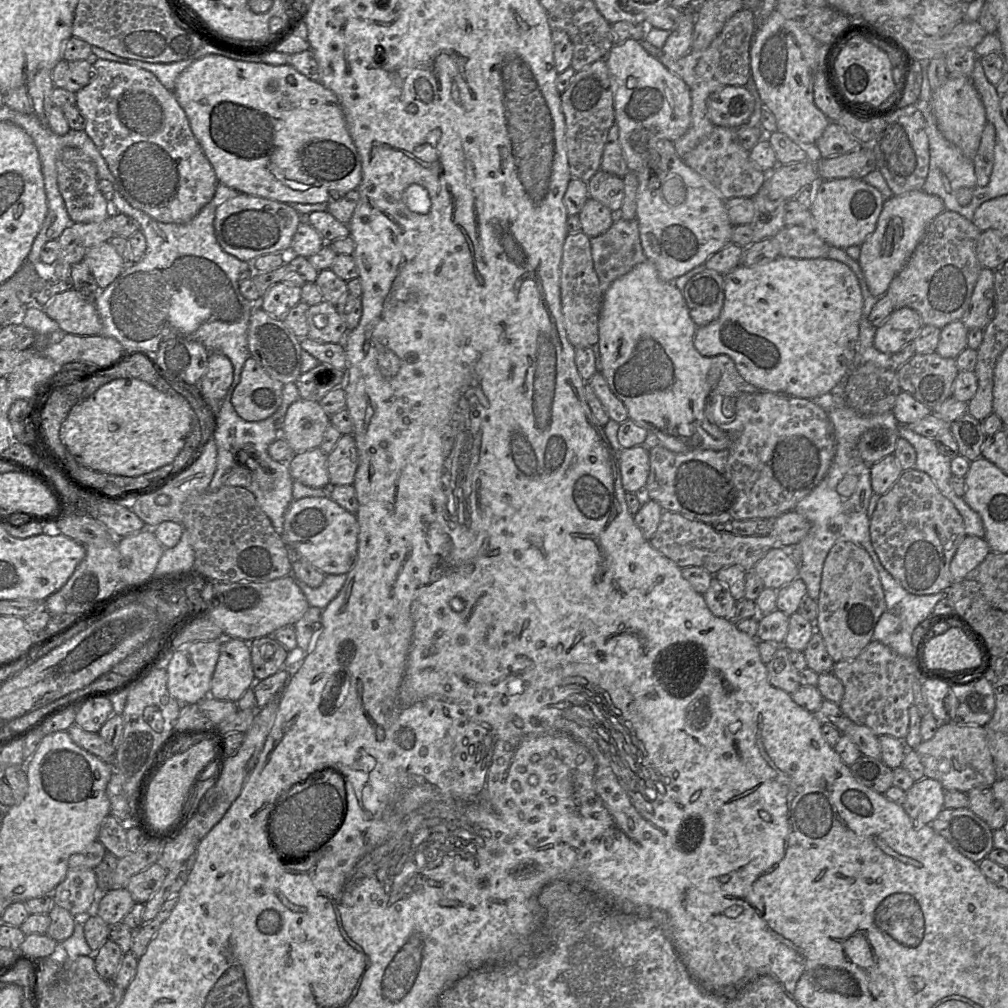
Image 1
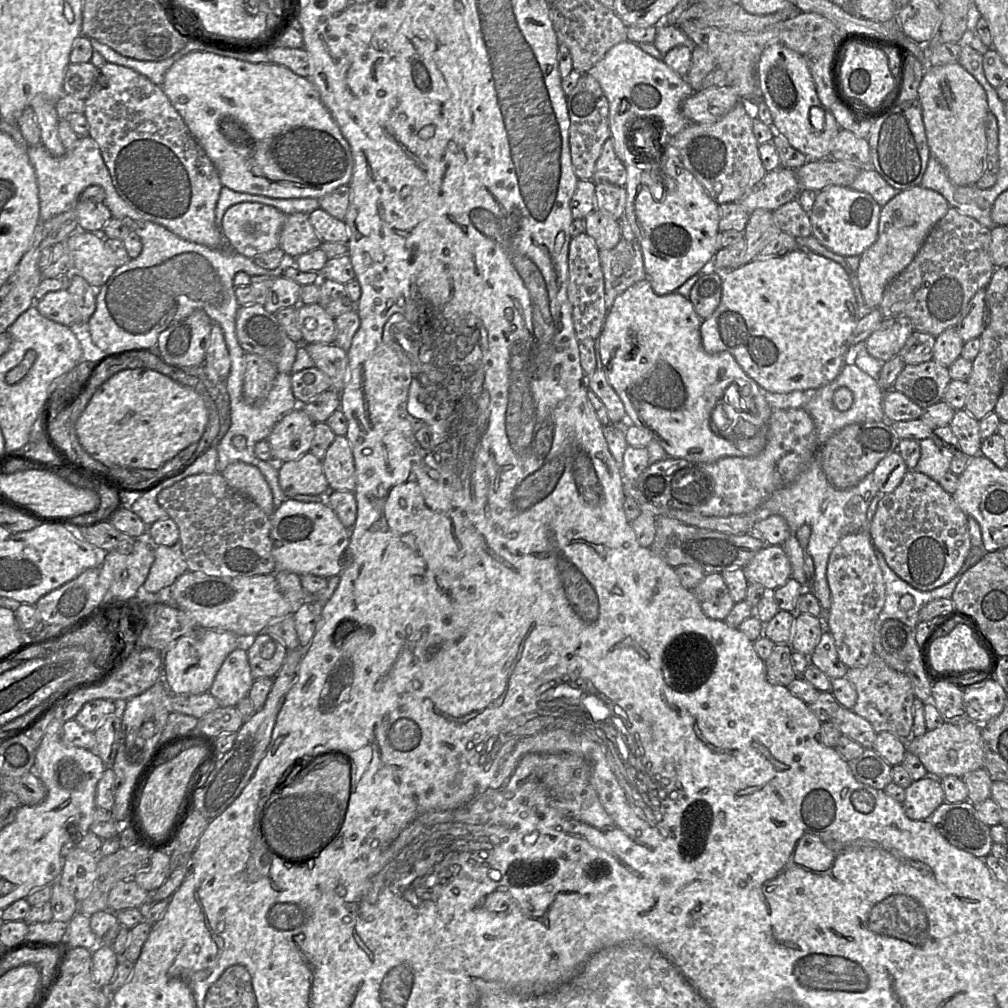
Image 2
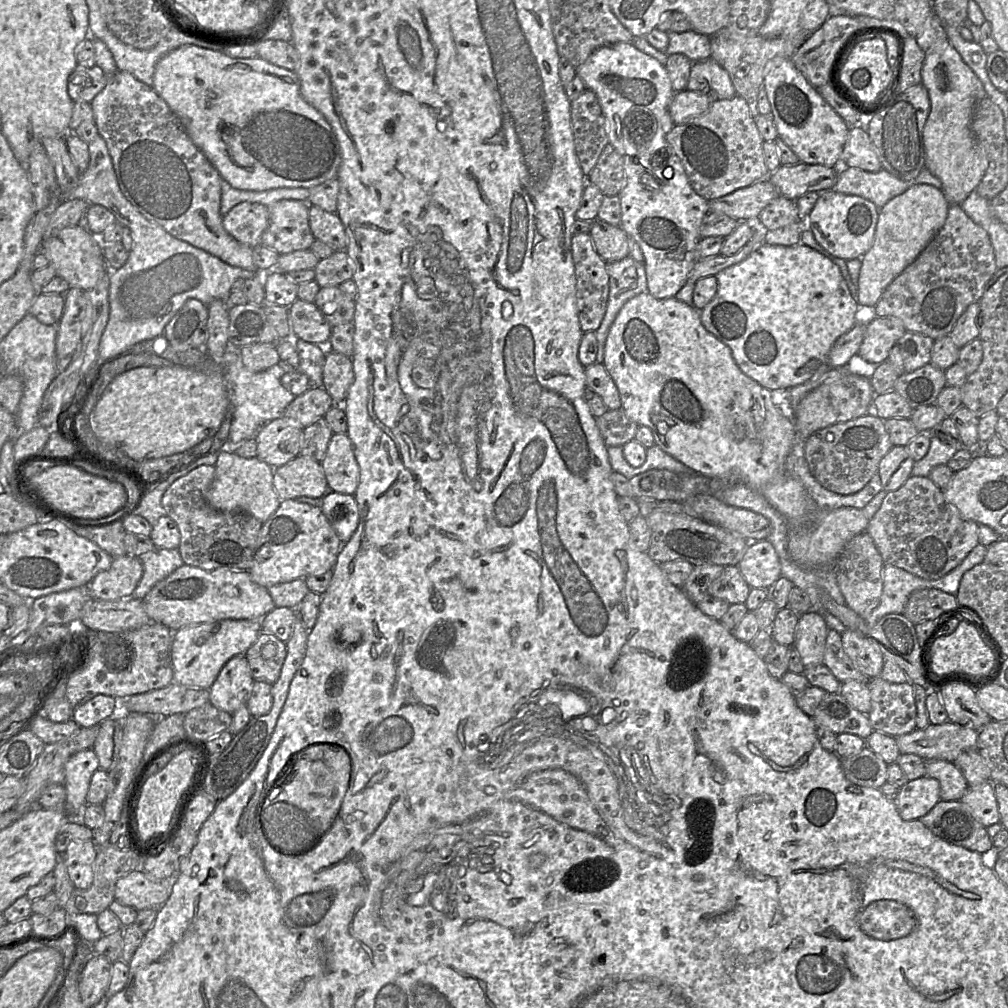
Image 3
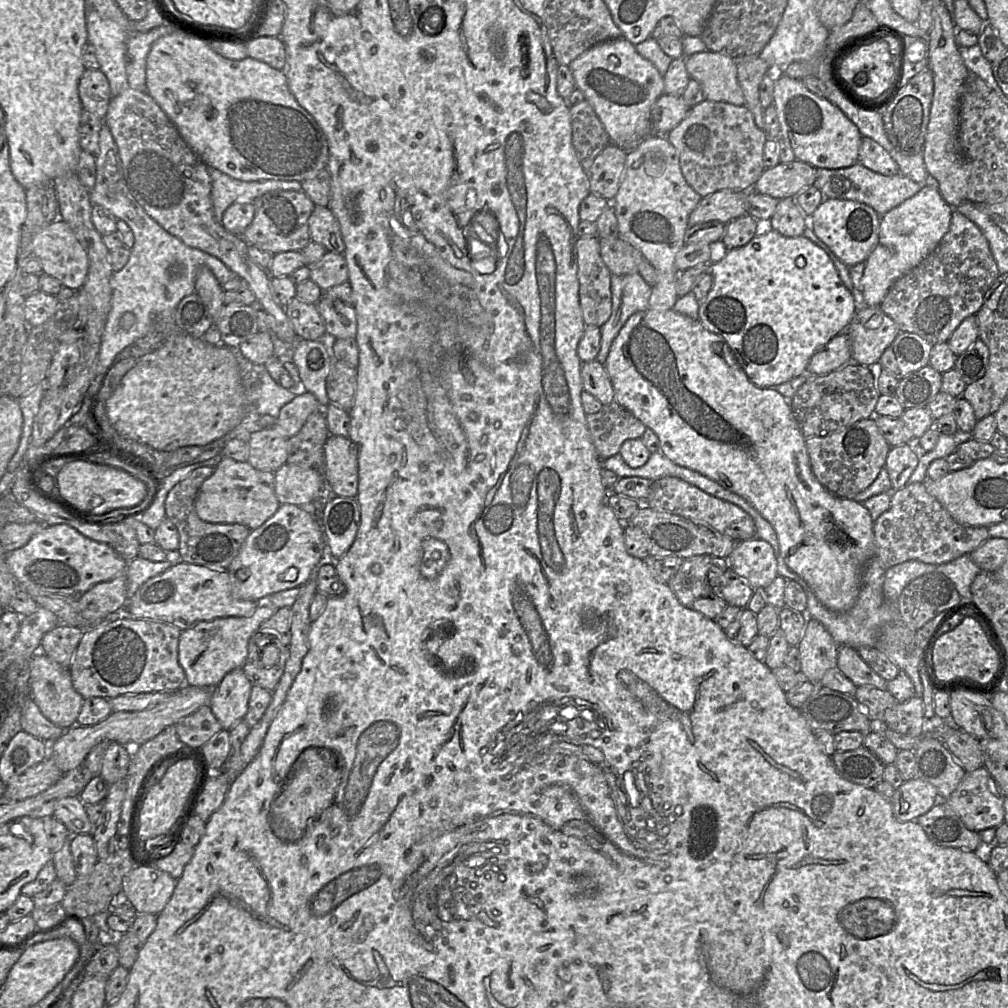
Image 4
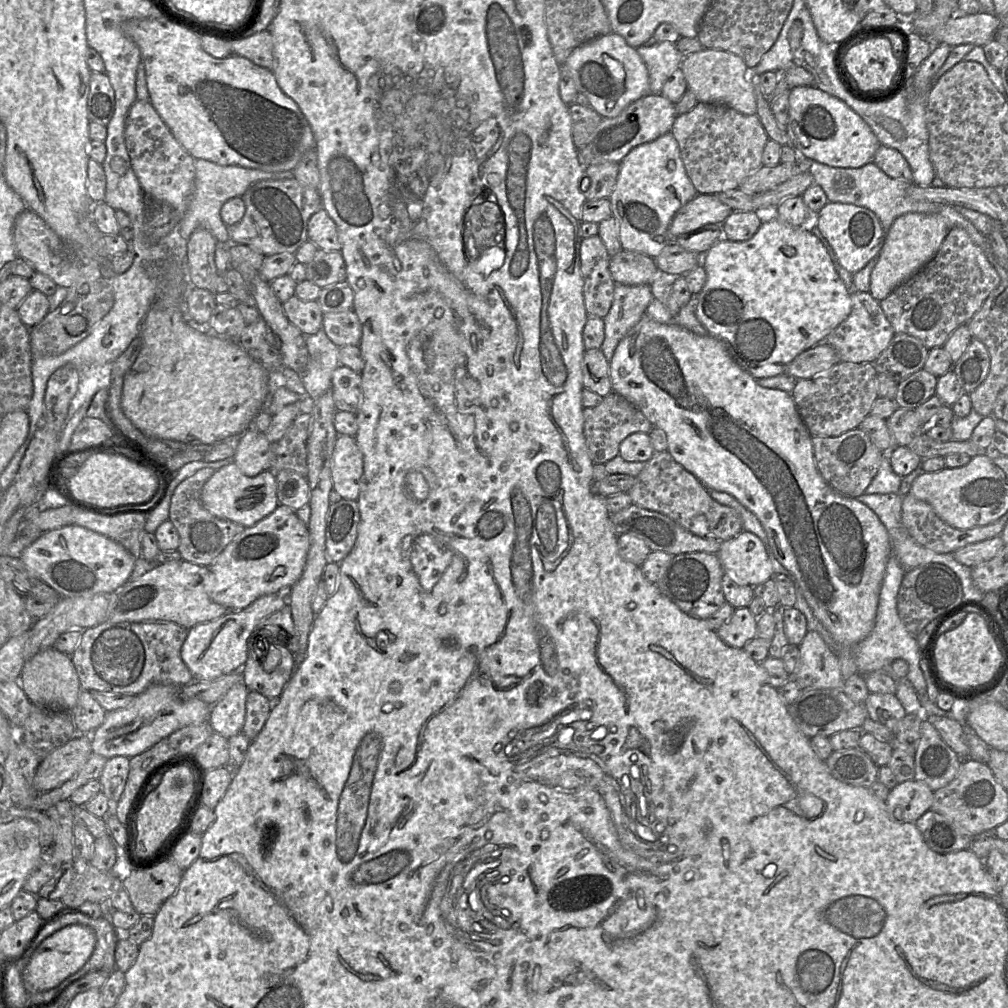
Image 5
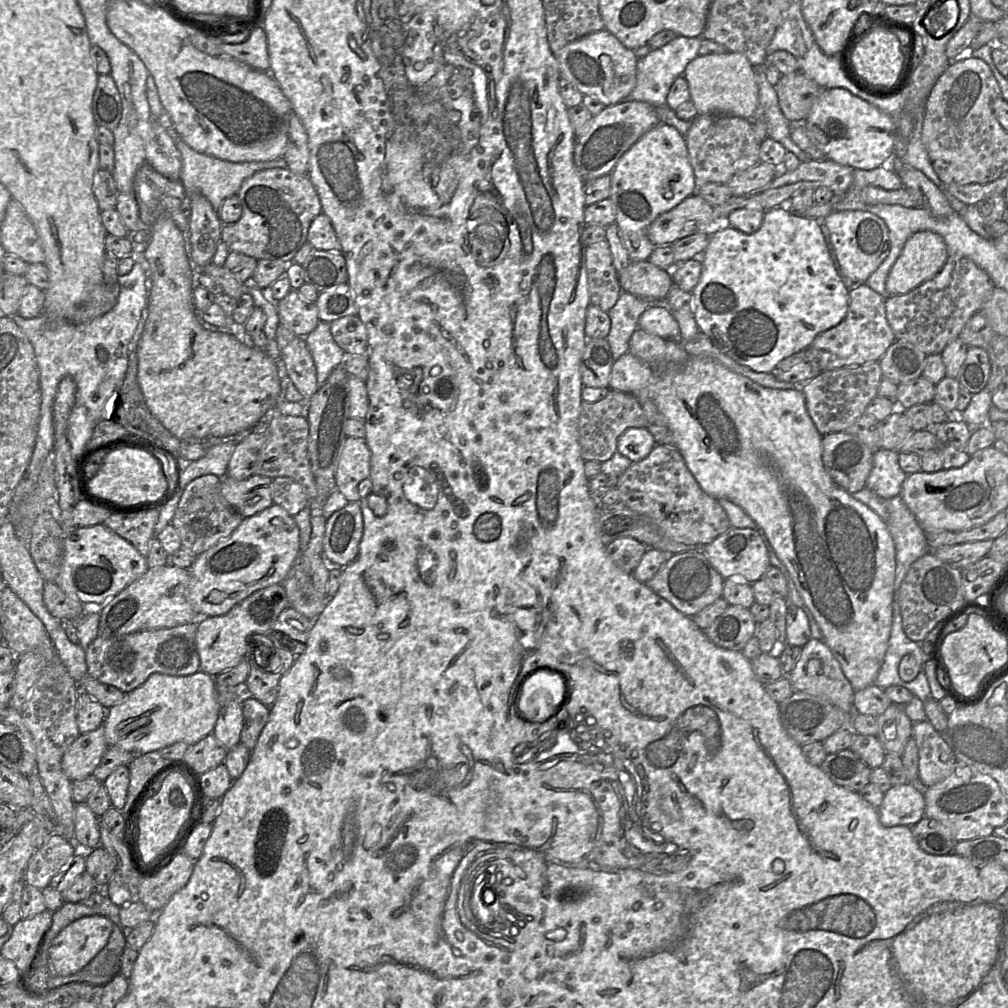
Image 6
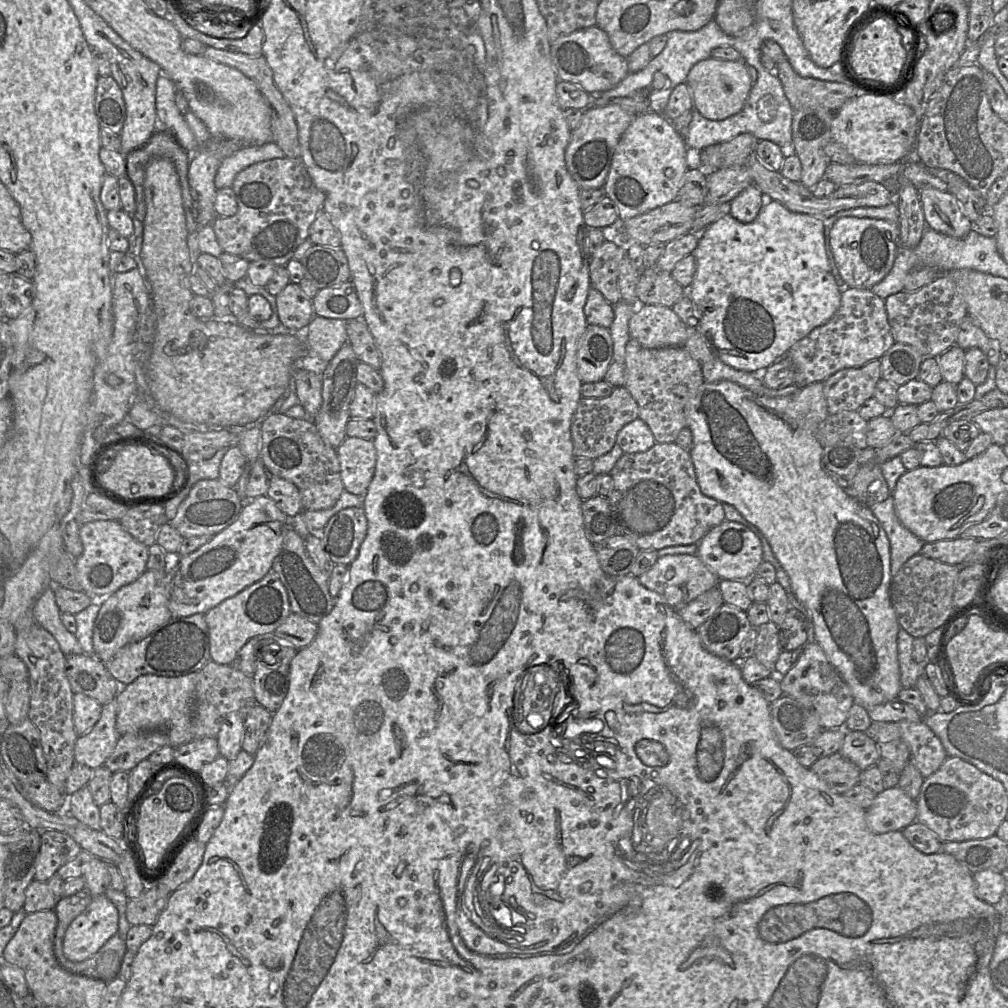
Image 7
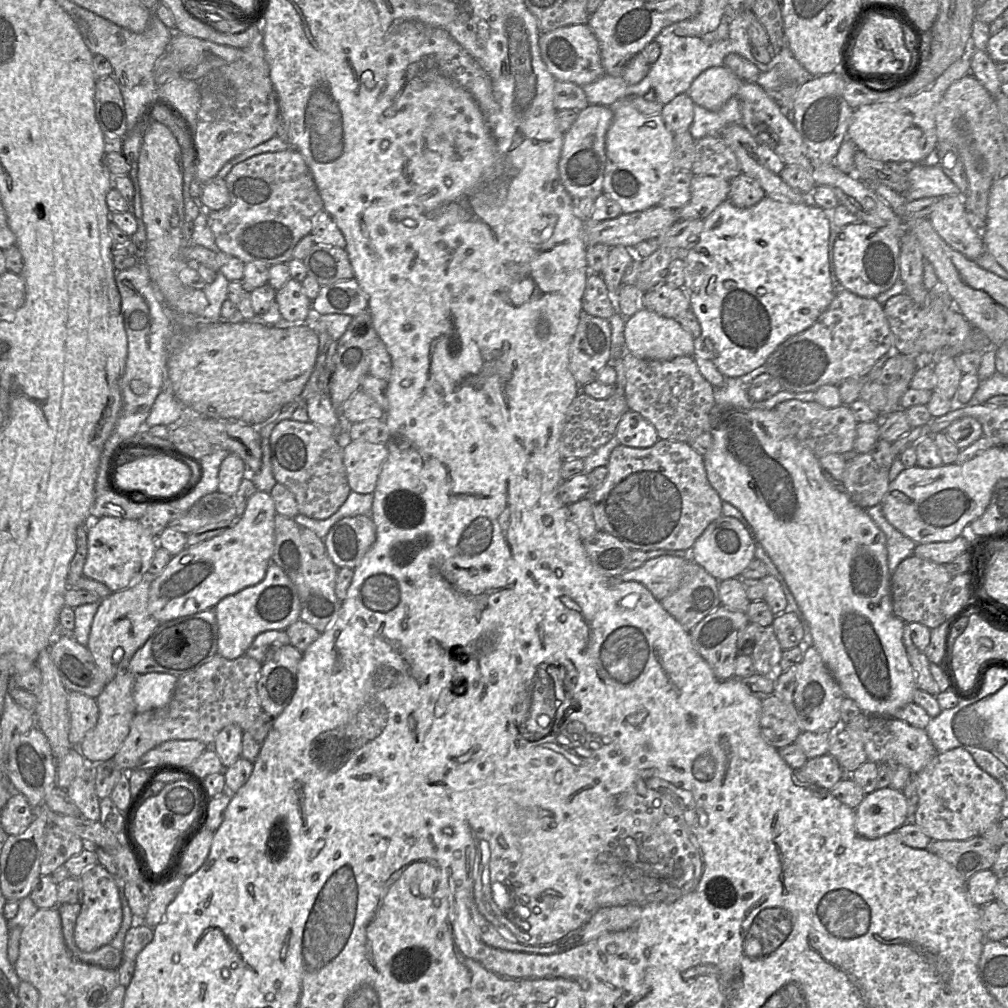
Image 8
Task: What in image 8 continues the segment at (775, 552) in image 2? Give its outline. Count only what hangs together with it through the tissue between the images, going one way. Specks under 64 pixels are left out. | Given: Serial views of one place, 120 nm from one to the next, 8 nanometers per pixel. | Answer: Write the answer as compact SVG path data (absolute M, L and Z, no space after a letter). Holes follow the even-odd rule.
M721 515L711 522L697 538L690 558L718 582L739 578L755 558L755 545L744 525L736 518Z

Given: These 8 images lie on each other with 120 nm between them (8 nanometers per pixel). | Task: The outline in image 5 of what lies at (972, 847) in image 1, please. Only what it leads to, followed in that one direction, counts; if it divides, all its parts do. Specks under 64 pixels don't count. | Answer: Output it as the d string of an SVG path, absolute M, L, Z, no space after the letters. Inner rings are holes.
M932 809L915 822L928 847L939 853L969 850L973 836L943 815Z

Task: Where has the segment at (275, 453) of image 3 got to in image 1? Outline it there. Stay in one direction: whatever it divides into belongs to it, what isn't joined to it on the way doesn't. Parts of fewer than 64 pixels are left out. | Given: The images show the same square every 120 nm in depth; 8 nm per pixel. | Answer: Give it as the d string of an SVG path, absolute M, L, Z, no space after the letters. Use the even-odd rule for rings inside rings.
M300 398L289 406L280 436L295 453L304 452L320 447L330 424L330 416L319 402Z

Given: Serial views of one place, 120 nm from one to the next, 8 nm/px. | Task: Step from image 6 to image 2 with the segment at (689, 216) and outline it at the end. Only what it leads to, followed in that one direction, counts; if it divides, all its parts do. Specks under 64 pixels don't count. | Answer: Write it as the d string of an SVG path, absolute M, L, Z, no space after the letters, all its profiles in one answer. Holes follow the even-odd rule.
M779 167L773 171L766 172L764 177L741 200L734 202L739 202L749 213L756 209L774 211L788 202L797 200L801 191L802 189L797 179L796 171L794 169Z

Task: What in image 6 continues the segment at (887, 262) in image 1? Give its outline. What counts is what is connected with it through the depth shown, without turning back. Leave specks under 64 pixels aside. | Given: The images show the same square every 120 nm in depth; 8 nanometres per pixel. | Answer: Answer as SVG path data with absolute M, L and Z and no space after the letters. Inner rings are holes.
M919 231L906 241L887 280L886 295L906 294L934 278L948 259L944 239L931 231Z

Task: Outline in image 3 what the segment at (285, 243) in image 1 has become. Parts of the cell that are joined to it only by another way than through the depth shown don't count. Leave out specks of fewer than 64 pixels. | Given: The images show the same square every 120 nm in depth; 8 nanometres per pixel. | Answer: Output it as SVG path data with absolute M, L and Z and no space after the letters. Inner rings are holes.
M239 203L222 218L226 232L251 248L262 245L261 237L268 224L268 207L260 203Z

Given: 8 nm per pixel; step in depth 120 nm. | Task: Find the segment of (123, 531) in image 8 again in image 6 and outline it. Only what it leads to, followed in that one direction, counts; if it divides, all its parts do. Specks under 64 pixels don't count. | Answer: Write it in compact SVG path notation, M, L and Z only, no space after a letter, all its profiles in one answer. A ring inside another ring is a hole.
M96 524L77 528L66 535L61 569L53 582L66 593L76 596L83 604L95 603L101 605L145 574L148 568L146 557L141 555L131 543L108 529L105 525Z

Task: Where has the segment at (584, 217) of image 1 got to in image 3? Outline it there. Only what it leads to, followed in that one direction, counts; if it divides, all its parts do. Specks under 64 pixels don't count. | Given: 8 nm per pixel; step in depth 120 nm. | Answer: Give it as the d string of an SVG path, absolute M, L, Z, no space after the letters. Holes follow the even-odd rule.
M595 219L589 234L595 250L605 262L619 261L629 256L629 236L621 226Z

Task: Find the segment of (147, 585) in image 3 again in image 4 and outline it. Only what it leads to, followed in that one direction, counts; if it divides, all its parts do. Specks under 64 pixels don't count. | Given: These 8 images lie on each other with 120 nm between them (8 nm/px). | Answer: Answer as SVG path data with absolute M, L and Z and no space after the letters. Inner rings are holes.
M178 550L175 551L175 554L171 555L170 560L163 562L153 562L138 556L128 562L128 566L126 568L127 600L132 598L135 592L147 580L165 572L171 566L178 563L182 563Z

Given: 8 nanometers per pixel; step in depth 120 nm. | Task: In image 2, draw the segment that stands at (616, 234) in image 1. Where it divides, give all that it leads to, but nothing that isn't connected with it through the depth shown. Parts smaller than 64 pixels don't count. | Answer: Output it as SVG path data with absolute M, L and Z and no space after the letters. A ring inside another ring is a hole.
M621 238L612 249L599 250L604 276L606 315L617 296L646 278L643 255L639 243Z

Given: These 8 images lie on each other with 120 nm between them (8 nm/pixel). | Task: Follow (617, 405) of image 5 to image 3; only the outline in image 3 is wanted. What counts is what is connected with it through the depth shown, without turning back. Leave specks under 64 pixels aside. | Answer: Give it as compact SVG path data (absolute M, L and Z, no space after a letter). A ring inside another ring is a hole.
M622 409L607 410L595 418L607 447L623 446L635 438L639 425L627 418Z

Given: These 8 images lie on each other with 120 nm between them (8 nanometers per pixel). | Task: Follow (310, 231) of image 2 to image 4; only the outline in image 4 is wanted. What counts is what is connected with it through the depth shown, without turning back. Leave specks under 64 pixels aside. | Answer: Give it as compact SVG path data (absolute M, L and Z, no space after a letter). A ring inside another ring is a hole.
M270 191L257 198L253 204L253 221L240 236L247 244L274 255L286 251L302 251L311 241L308 219L315 204L303 191Z

